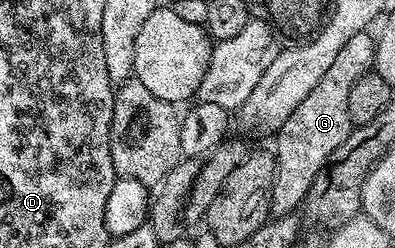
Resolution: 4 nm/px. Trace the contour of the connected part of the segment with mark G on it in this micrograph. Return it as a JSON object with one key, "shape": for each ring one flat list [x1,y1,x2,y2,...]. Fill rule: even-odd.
{"shape":[[370,30,349,37,348,43,337,53,333,65,325,72,325,77,317,81,317,86,289,113,289,121,281,125,274,136,275,180,271,194,271,215,294,215,307,202,307,194,321,169,329,161,334,151,346,141,353,126,349,119,348,98,353,85,362,75,375,66,376,36],[299,207,299,208,298,208]]}

